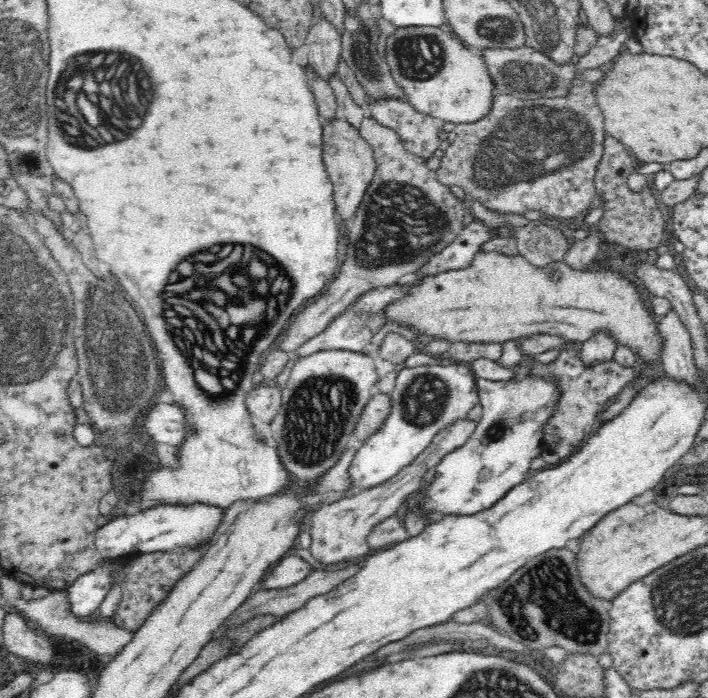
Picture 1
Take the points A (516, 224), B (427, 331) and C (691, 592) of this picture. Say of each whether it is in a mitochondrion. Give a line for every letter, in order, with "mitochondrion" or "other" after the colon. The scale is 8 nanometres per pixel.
A: other
B: other
C: mitochondrion

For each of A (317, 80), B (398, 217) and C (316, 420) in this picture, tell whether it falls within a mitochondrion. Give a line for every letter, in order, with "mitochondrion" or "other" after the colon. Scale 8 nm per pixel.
A: other
B: mitochondrion
C: mitochondrion

